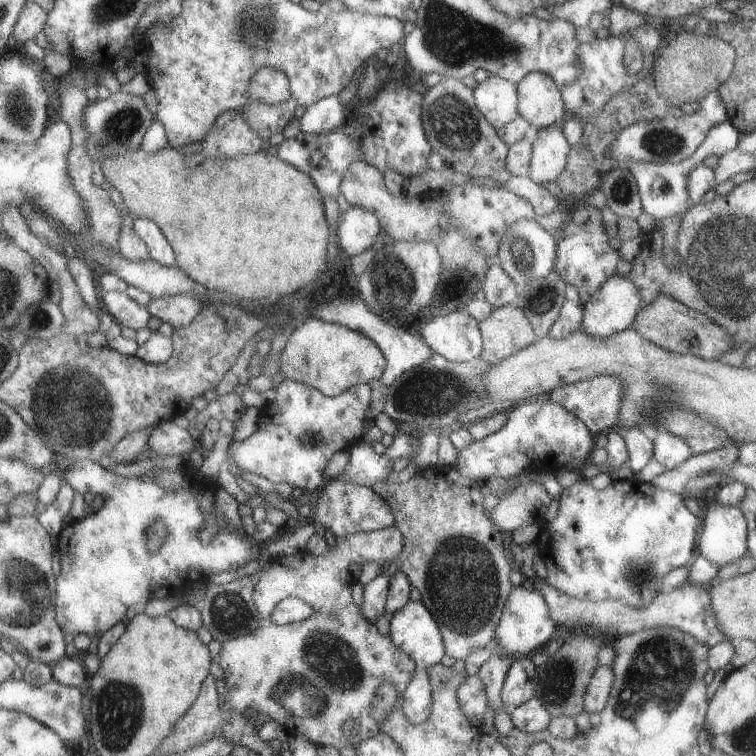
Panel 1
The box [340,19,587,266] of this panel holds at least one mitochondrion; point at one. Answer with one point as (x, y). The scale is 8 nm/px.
(452, 123)

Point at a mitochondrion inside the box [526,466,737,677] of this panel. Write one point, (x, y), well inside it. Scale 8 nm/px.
(639, 576)

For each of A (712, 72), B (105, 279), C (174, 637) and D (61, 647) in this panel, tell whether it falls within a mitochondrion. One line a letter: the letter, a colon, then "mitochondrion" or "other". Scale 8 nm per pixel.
A: other
B: other
C: other
D: other

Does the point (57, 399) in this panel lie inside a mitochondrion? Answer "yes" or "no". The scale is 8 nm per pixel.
yes

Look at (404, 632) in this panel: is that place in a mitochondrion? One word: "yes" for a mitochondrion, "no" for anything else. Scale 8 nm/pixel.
no

